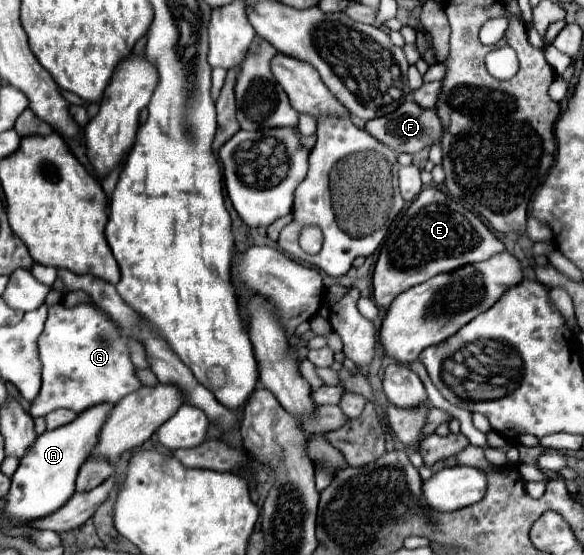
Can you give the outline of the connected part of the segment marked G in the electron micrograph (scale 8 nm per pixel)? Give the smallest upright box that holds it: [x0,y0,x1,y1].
[27,304,141,418]

